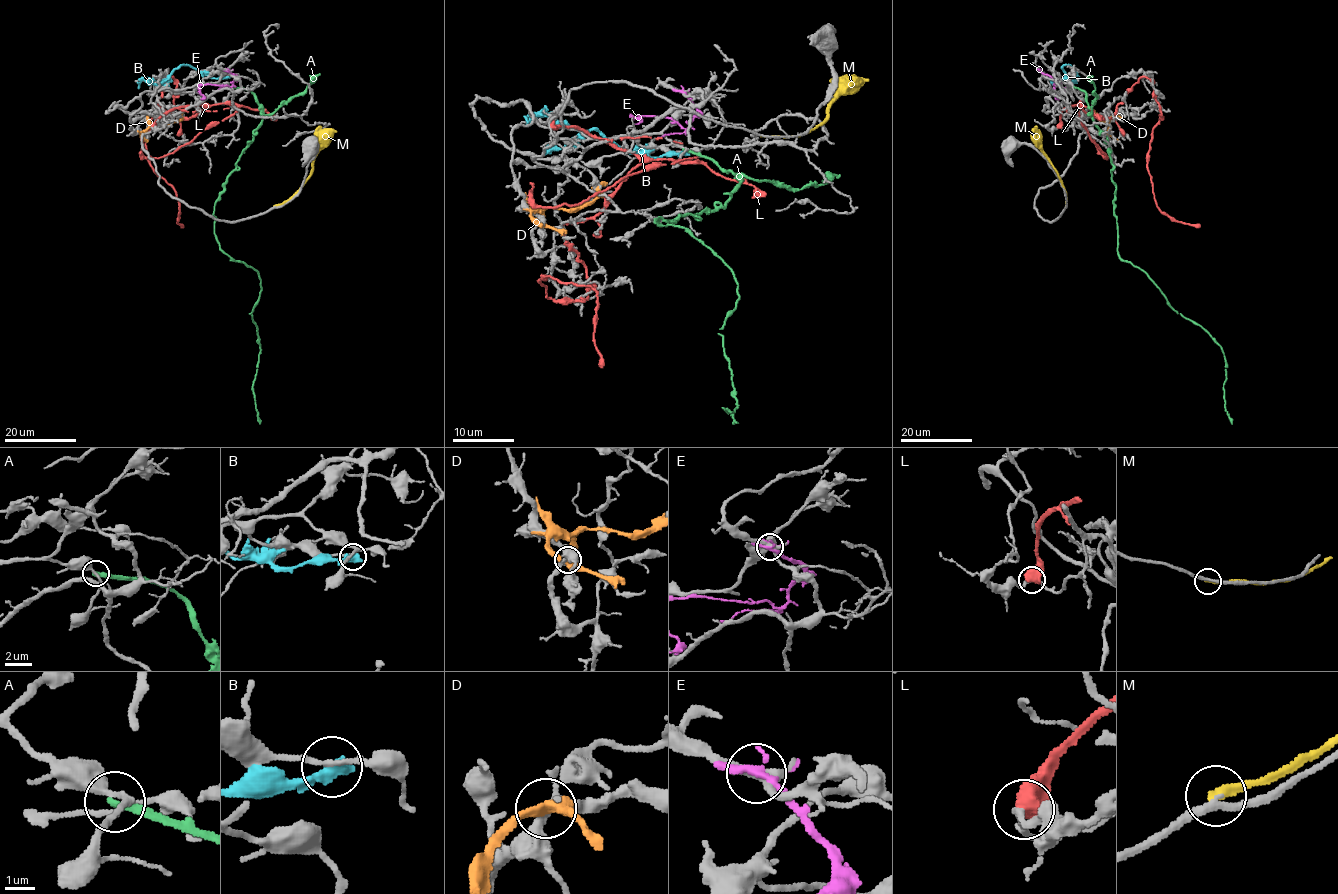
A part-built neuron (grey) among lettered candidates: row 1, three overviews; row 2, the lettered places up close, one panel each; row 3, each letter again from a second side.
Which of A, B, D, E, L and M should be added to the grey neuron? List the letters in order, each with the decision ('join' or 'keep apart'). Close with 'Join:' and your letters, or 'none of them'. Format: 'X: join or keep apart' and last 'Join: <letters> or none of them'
A: keep apart
B: keep apart
D: keep apart
E: keep apart
L: keep apart
M: keep apart
Join: none of them

